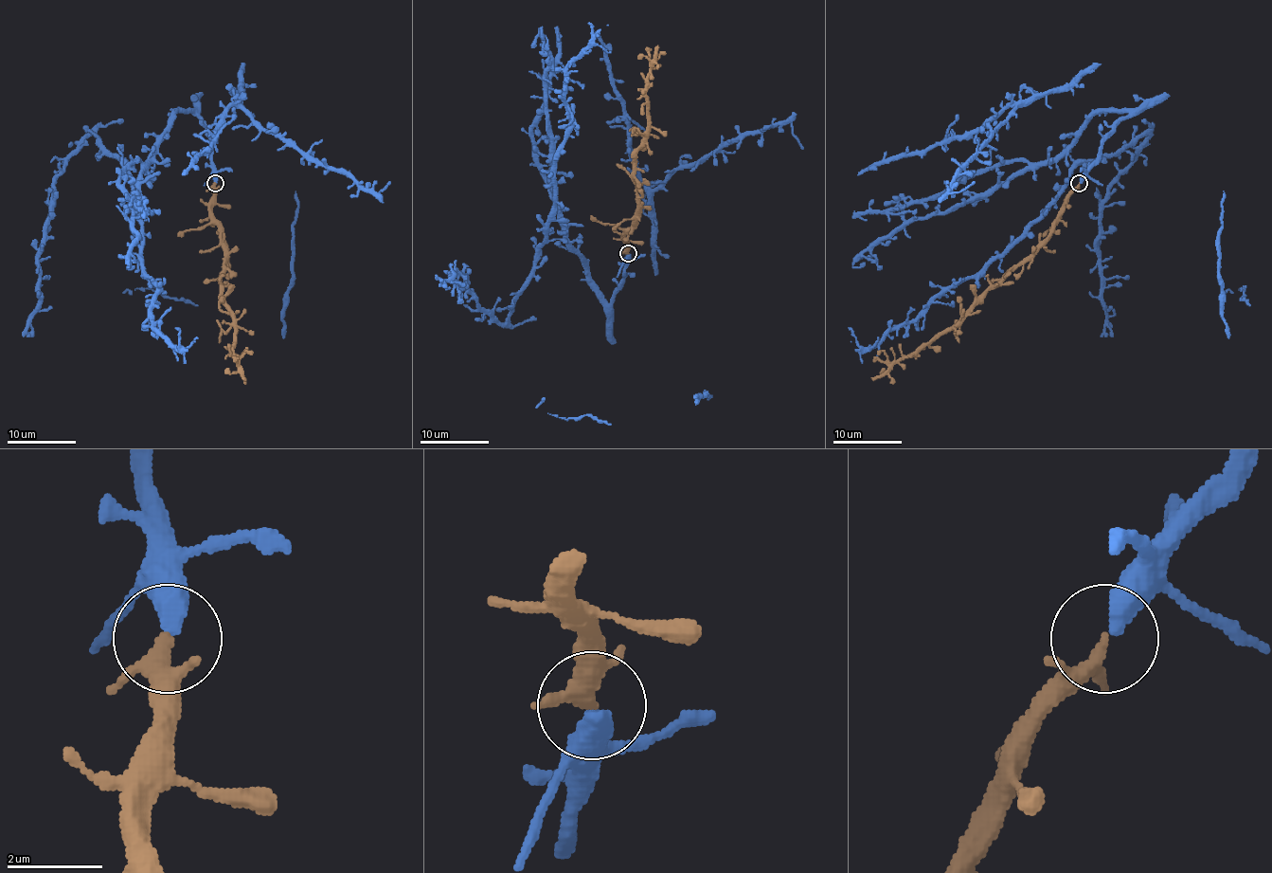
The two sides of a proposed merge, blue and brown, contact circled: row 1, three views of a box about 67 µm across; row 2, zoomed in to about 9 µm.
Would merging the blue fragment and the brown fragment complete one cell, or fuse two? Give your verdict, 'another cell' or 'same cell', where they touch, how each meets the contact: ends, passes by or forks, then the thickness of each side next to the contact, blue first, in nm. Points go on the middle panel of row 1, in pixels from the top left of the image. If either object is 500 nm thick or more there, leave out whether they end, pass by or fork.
same cell; at (628, 253); blue ends there; brown passes by; 460 nm thick on the blue side, 280 nm on the other

